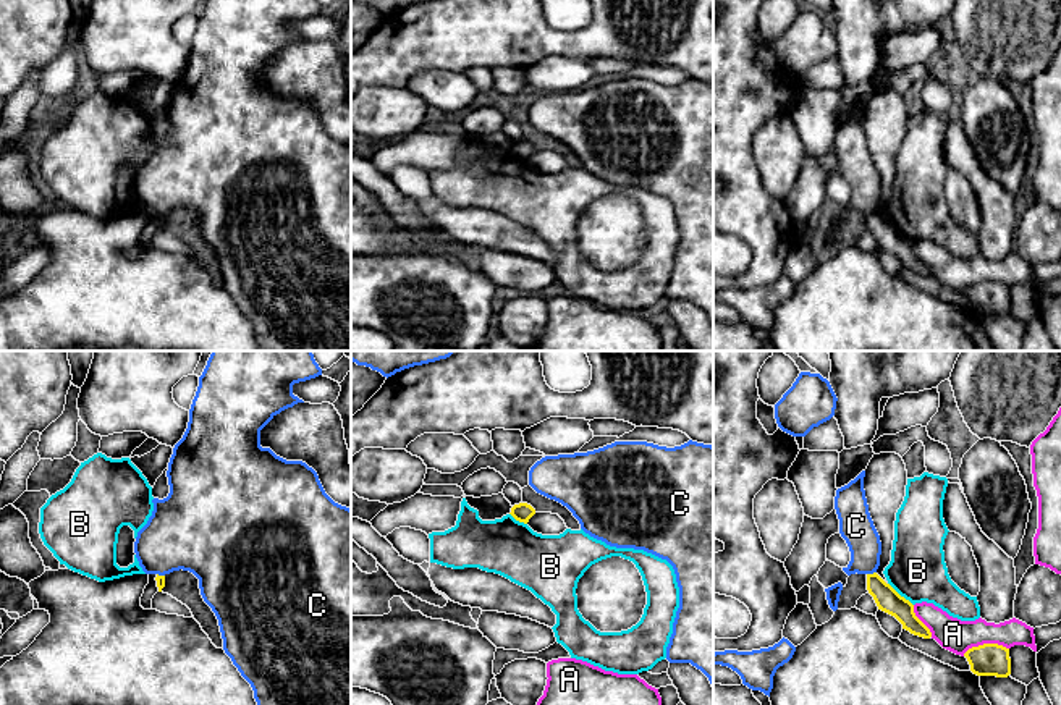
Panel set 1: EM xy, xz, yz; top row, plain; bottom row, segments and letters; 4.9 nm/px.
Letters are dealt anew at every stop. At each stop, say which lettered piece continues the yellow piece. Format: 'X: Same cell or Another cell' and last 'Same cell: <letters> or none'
A: Another cell
B: Another cell
C: Another cell
Same cell: none

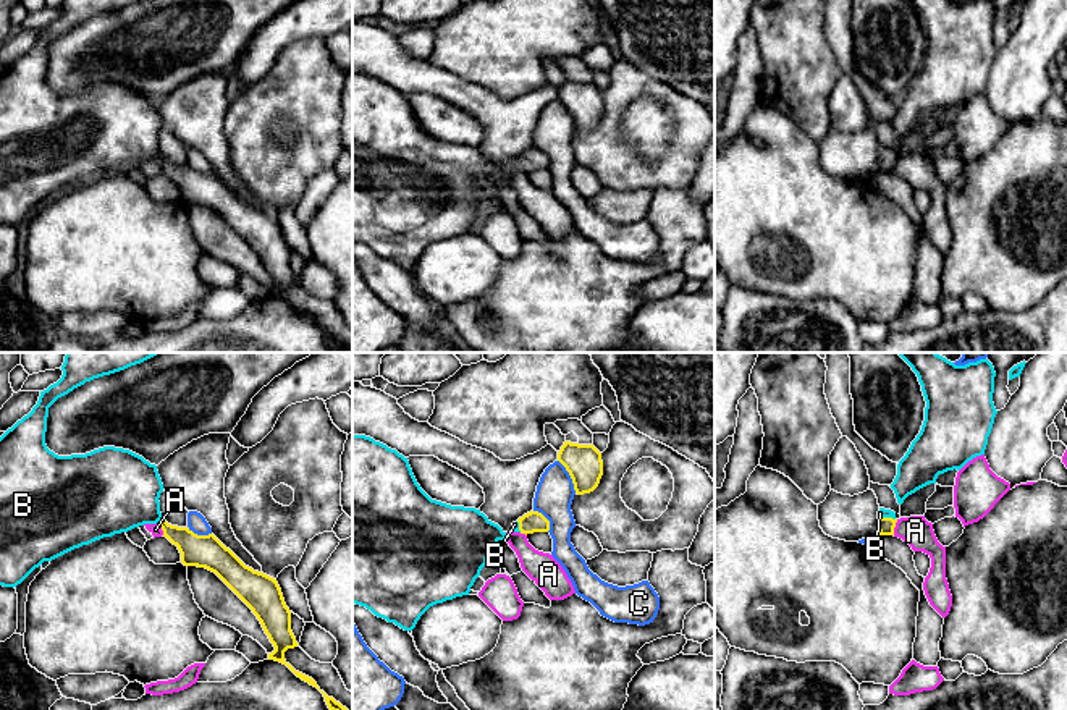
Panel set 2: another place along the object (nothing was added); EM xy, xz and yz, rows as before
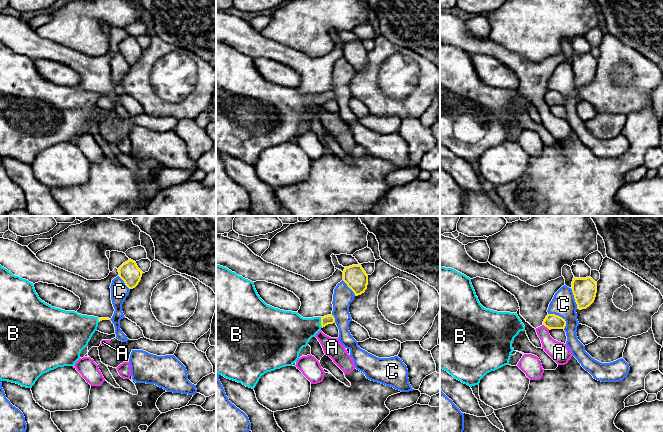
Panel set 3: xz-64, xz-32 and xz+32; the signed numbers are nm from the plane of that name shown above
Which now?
A: Another cell
B: Same cell
C: Another cell
Same cell: B

